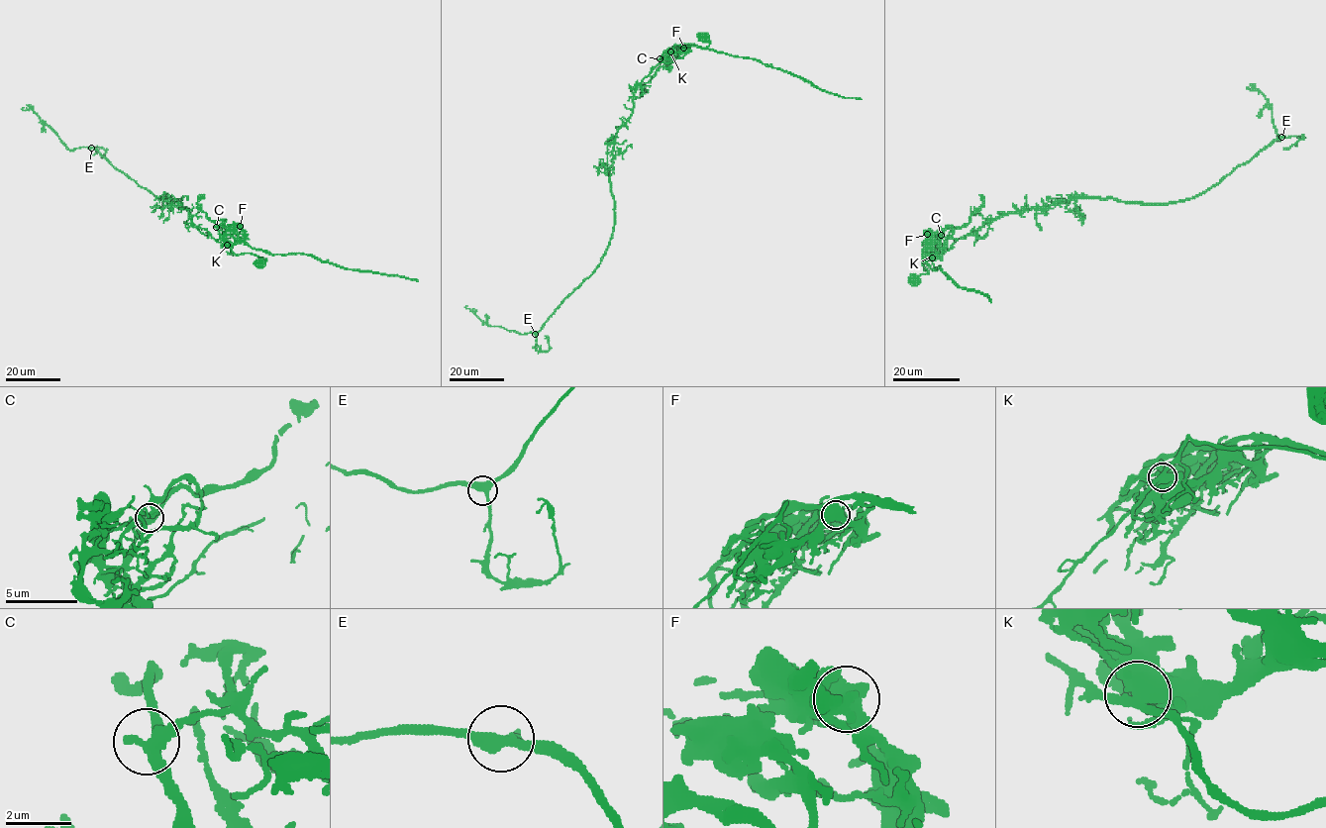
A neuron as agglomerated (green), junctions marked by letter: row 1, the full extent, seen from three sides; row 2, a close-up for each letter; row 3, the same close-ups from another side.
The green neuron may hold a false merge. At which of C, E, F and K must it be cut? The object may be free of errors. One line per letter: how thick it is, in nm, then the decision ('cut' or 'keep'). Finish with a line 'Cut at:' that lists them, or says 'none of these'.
C: 280 nm | keep
E: 340 nm | keep
F: 440 nm | keep
K: 460 nm | cut
Cut at: K

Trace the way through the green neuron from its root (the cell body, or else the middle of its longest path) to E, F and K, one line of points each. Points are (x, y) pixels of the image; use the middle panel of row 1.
E: (703, 37), (705, 48), (675, 44), (637, 88), (608, 168), (614, 201), (609, 244), (596, 268), (535, 334)
F: (703, 37), (709, 42), (705, 48), (675, 44), (673, 49), (676, 51), (681, 46), (679, 49), (683, 48)
K: (703, 37), (709, 42), (705, 48), (675, 44), (670, 51)

